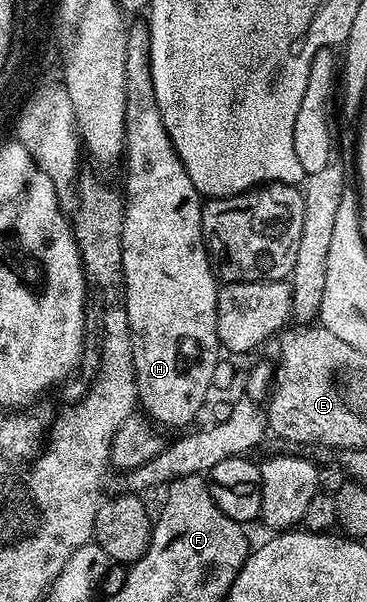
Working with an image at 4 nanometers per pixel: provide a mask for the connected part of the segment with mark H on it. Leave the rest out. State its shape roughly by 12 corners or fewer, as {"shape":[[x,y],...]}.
{"shape":[[129,24],[122,286],[138,403],[207,406],[220,283]]}

